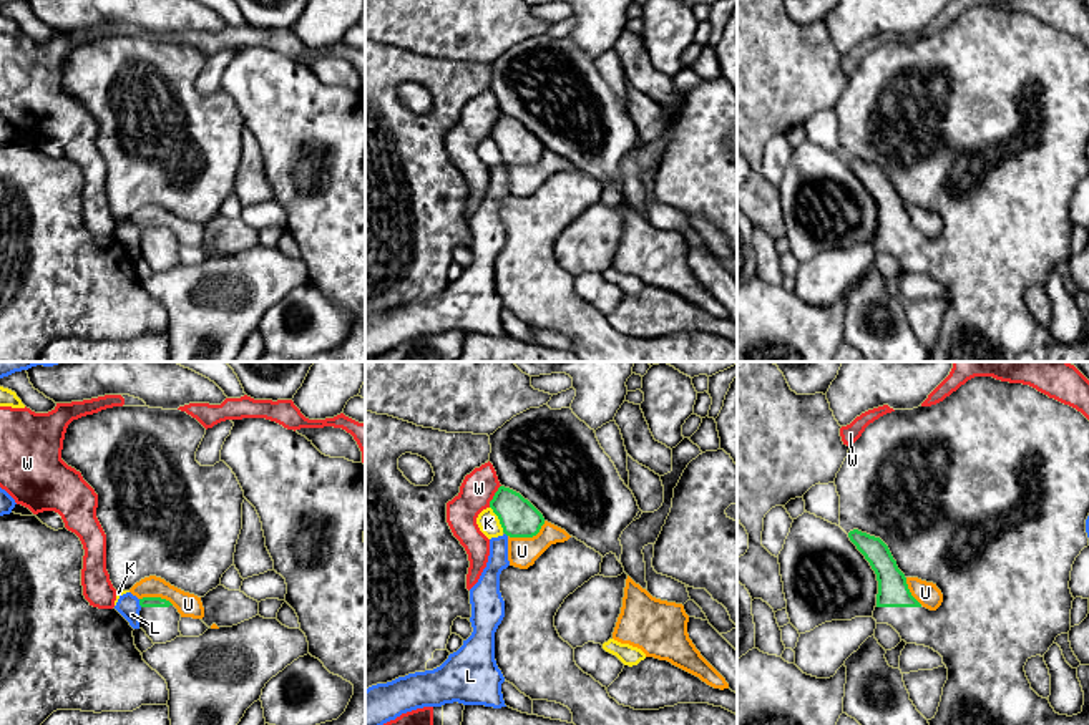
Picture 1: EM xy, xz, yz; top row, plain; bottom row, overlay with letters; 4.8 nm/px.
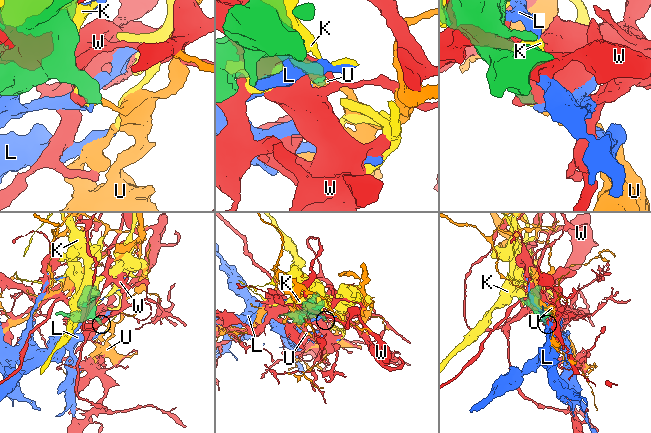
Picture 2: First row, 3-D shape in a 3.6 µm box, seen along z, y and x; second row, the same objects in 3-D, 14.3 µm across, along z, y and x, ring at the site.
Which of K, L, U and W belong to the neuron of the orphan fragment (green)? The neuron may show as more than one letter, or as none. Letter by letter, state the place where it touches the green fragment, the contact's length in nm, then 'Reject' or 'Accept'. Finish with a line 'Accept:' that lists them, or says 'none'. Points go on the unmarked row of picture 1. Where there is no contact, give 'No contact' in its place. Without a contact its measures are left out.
K: Touches green at xz (498, 146). Shared border 140 nm. Reject
L: Touches green at xy (140, 231). Shared border 40 nm. Reject
U: Touches green at xz (528, 165). Shared border 200 nm. Reject
W: Touches green at xz (493, 125). Shared border 130 nm. Reject
Accept: none

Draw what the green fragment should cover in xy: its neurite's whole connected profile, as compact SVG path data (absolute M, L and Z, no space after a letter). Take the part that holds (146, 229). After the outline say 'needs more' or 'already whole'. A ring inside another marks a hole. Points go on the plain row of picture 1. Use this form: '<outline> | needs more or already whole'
M143 226L139 227L139 257L153 269L153 272L166 272L181 265L181 242L166 227Z | needs more

